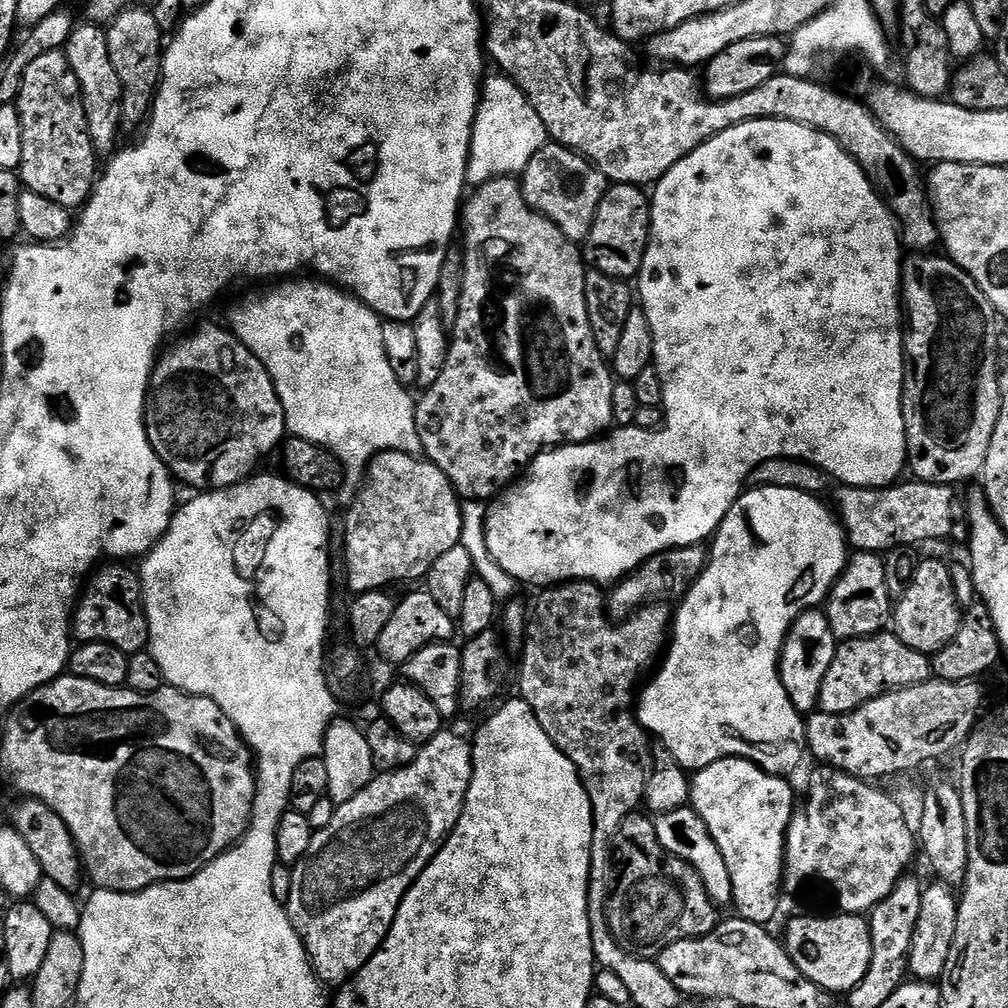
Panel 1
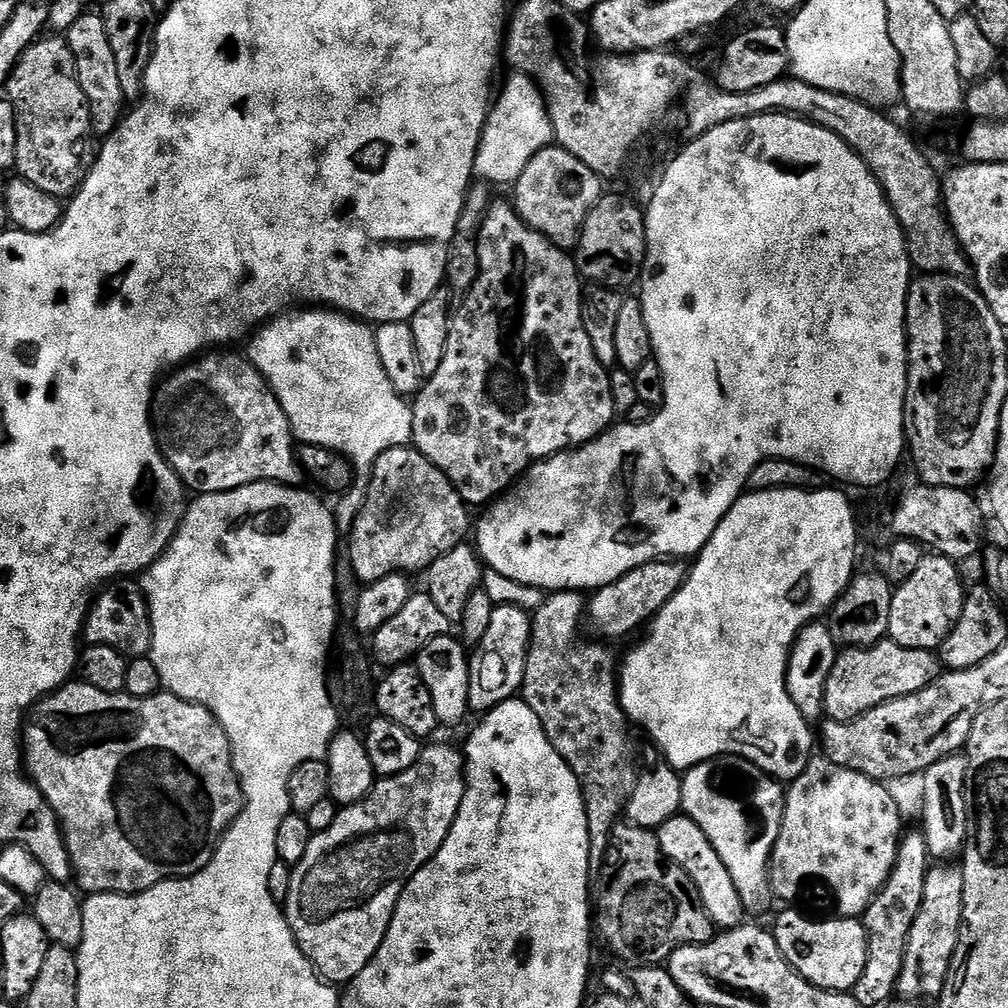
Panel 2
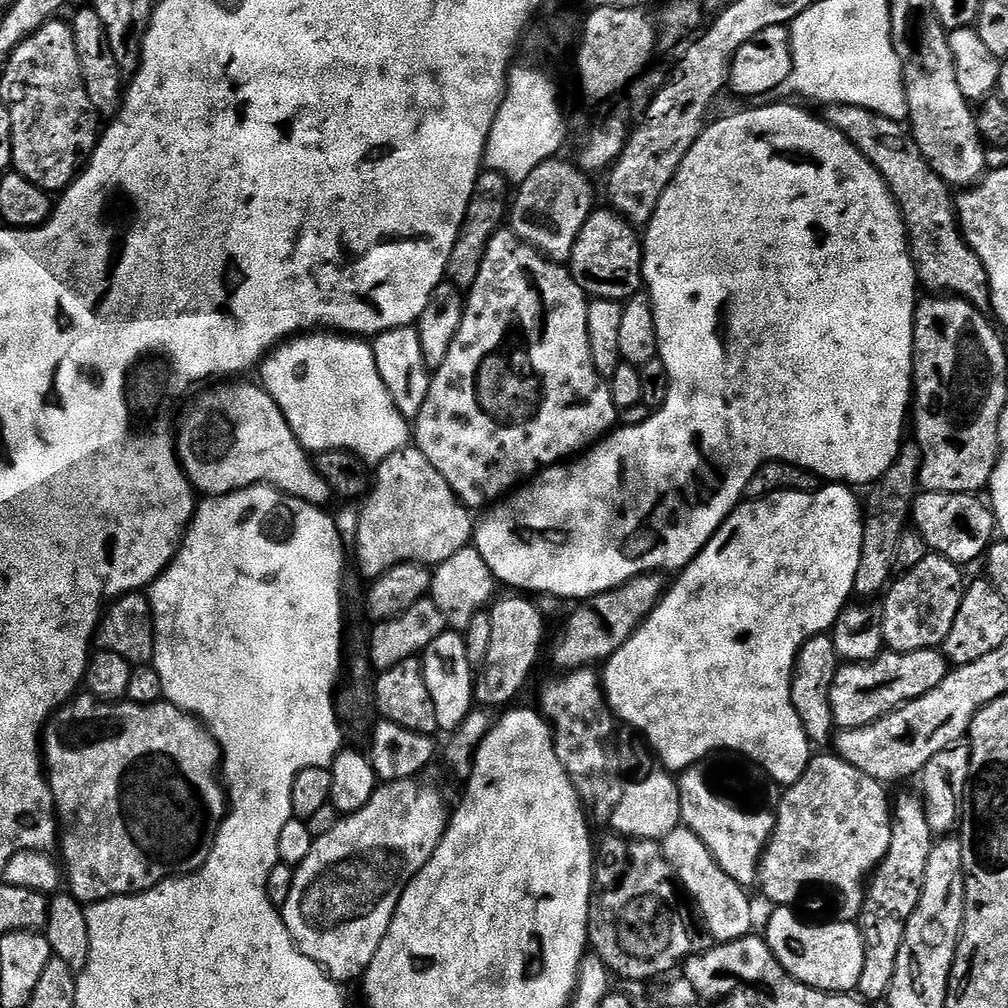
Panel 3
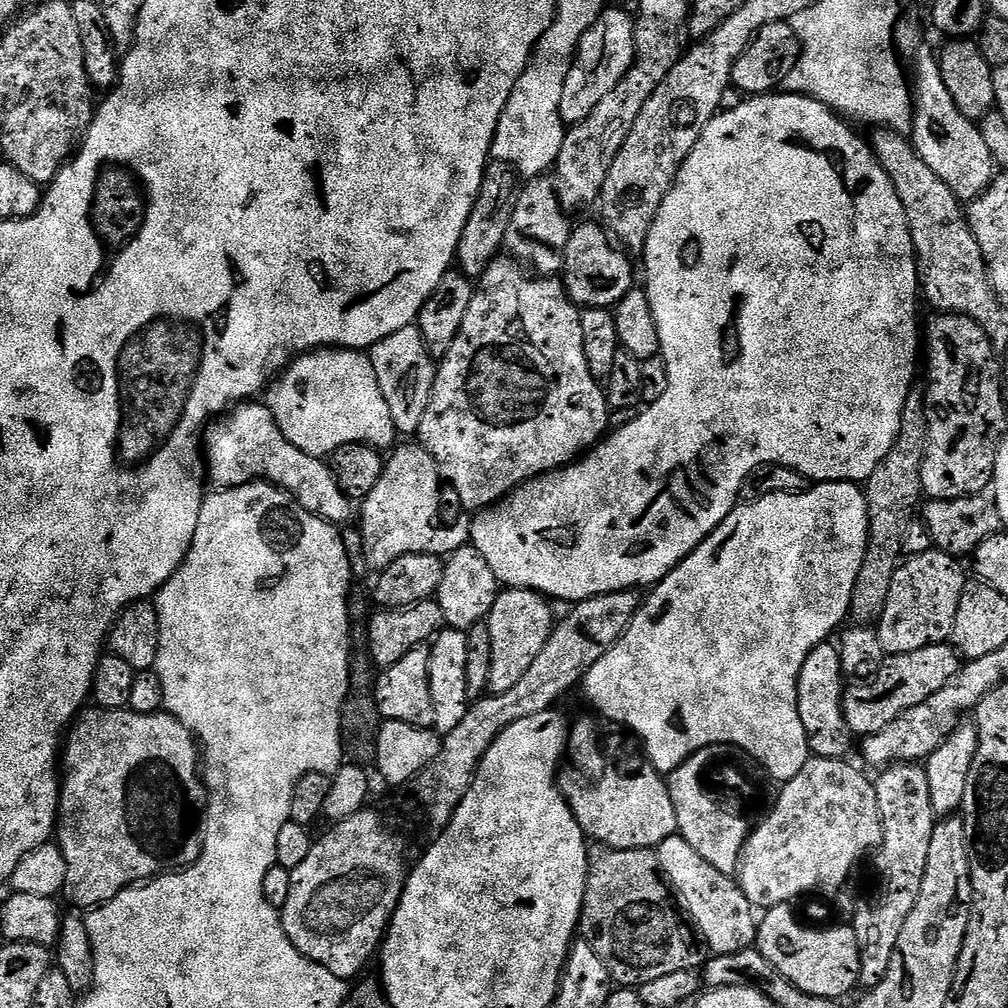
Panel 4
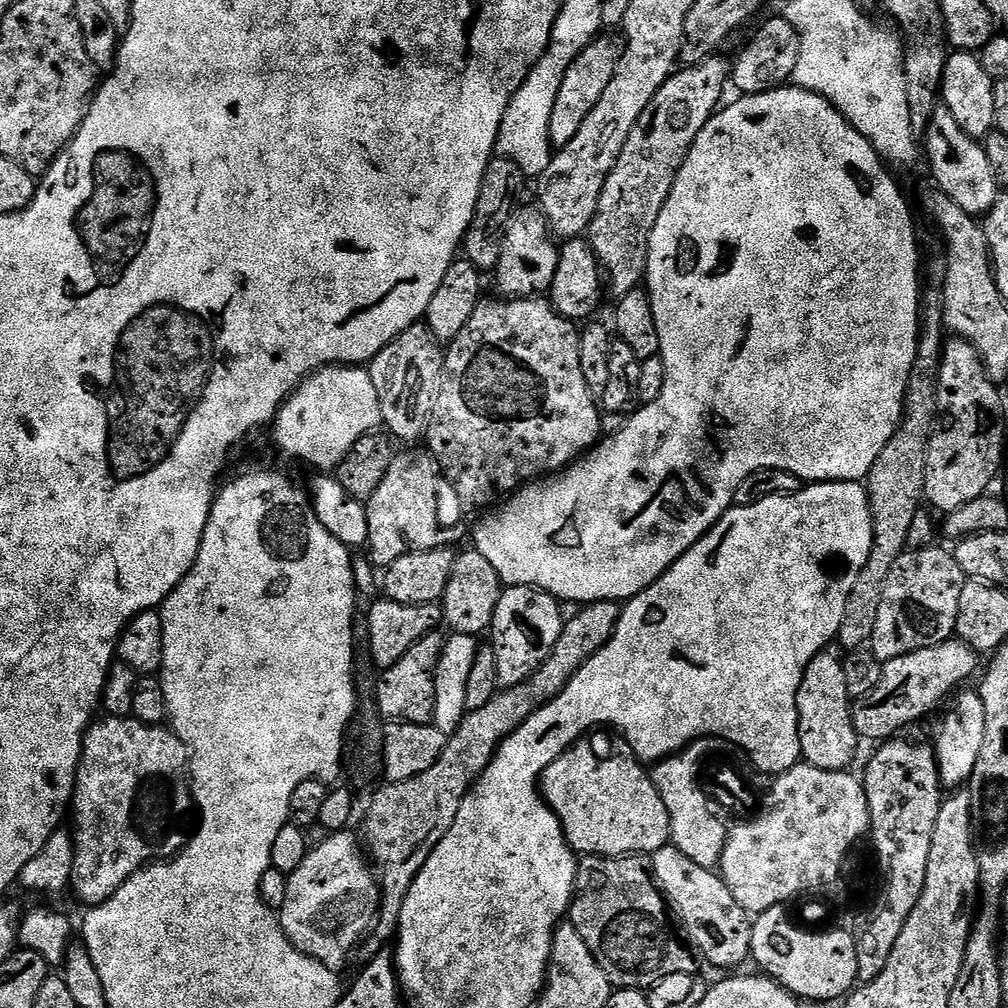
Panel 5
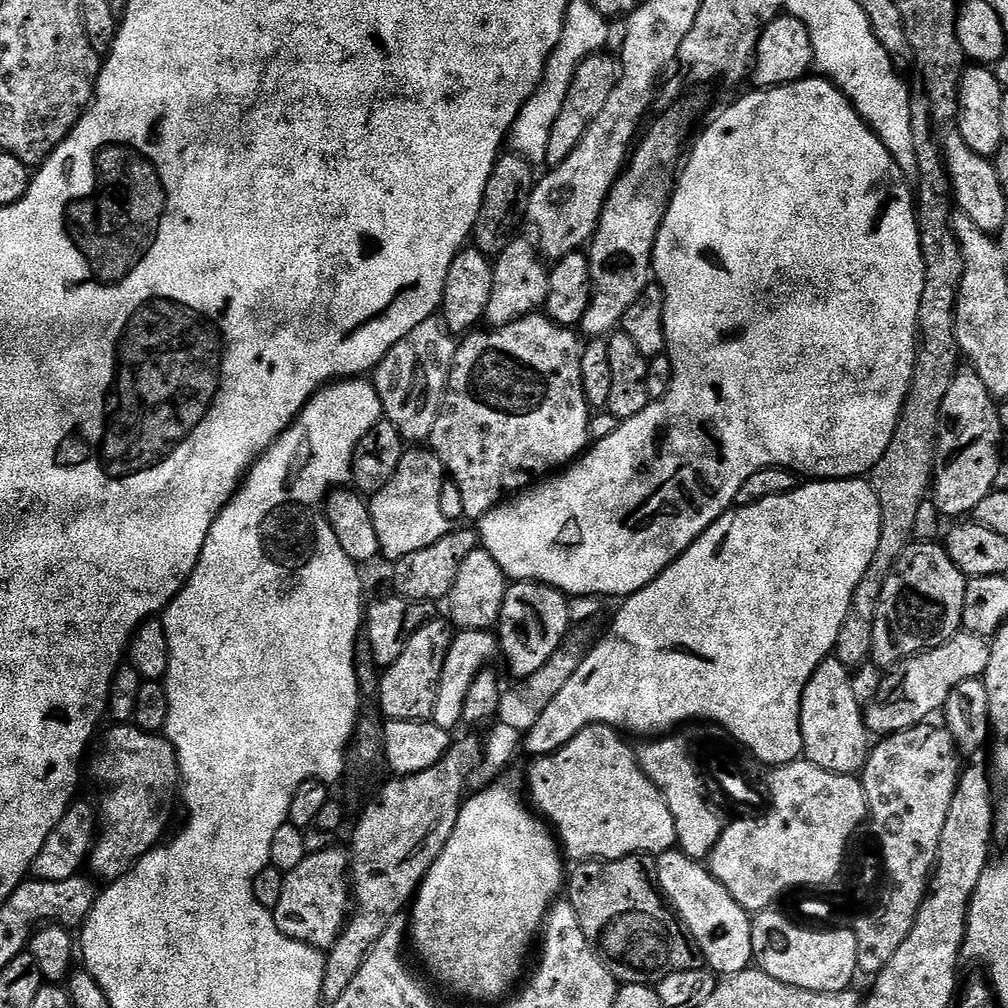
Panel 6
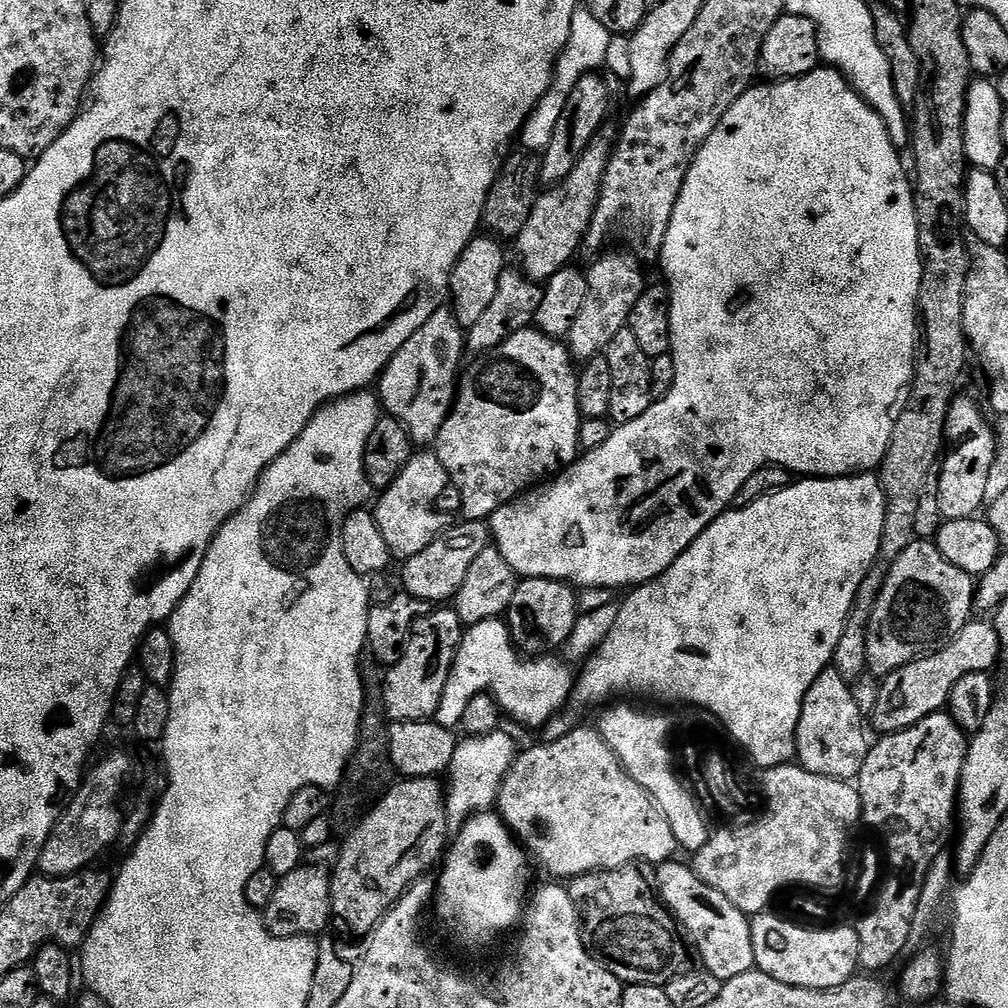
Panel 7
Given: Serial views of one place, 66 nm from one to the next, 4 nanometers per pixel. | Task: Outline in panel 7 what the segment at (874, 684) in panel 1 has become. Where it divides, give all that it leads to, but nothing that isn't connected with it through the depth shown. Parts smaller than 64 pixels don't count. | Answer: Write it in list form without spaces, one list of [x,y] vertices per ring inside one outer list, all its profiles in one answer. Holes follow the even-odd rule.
[[[984,618],[969,620],[943,648],[927,656],[920,656],[883,677],[878,706],[874,706],[870,717],[871,727],[873,724],[877,733],[887,734],[901,732],[922,722],[922,718],[941,711],[947,705],[954,686],[958,686],[959,680],[966,678],[966,674],[991,673],[992,667],[997,667],[999,661],[1000,643],[991,623]]]

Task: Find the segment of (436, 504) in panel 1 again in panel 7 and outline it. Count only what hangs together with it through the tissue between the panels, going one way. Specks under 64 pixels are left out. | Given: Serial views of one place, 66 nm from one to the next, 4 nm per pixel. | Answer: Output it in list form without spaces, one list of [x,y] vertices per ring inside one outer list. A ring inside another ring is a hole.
[[[420,450],[412,455],[410,462],[406,462],[402,474],[398,474],[393,484],[379,493],[380,501],[374,507],[376,525],[382,530],[382,538],[386,538],[386,546],[390,546],[397,561],[403,562],[414,554],[422,554],[422,550],[426,550],[426,546],[449,527],[450,520],[436,509],[436,503],[449,488],[448,475],[435,451]]]

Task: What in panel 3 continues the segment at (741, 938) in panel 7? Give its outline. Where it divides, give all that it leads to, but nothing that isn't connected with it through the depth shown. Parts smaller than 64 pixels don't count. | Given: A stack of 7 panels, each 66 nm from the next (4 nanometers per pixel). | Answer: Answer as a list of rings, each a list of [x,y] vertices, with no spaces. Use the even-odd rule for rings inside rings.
[[[683,826],[675,828],[670,830],[670,834],[664,836],[662,847],[679,887],[683,891],[684,888],[688,891],[687,899],[694,905],[702,921],[703,931],[713,941],[722,944],[734,942],[753,931],[752,904],[744,893],[747,892],[745,885],[734,882],[734,878],[730,878],[730,874],[726,874],[726,870],[718,866],[710,850],[696,834]]]

